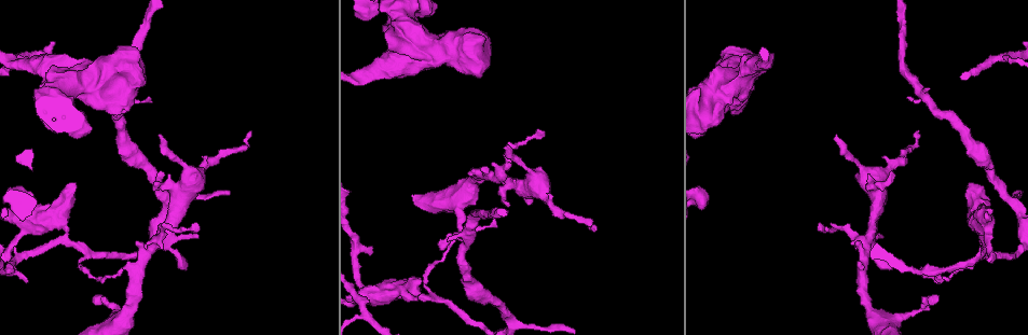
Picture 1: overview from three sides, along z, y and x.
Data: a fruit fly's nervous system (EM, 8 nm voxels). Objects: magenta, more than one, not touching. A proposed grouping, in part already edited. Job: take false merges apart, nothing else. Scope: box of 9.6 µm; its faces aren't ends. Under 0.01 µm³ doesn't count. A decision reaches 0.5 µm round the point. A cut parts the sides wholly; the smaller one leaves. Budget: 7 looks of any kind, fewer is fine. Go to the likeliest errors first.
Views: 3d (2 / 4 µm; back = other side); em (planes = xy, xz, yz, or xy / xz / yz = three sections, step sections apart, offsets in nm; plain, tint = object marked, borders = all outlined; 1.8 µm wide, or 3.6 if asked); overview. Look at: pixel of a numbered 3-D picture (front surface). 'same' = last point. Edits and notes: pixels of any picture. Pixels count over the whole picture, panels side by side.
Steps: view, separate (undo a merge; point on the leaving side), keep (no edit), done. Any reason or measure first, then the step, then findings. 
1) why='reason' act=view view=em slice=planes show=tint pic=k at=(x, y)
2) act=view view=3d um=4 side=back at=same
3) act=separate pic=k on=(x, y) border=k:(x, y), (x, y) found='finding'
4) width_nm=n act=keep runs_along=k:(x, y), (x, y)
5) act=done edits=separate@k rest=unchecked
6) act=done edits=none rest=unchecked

act=view view=3d um=4 pic=1 at=(99, 96)

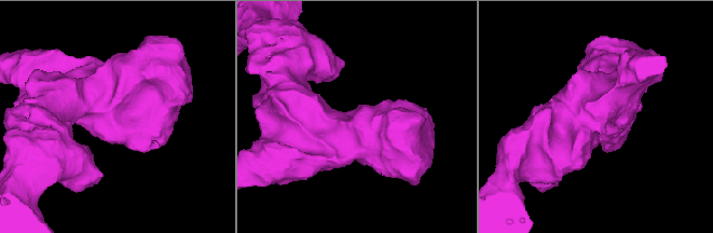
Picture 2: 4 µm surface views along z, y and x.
act=view view=em um=3.6 slice=planes show=tint pic=2 at=(112, 119)

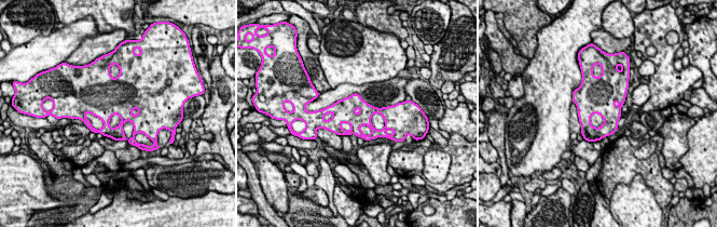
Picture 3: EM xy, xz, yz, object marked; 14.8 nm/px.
width_nm=340 act=keep found='all the same neuron'

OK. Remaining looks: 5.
why='four or more arms meet' act=view view=3d um=4 pic=1 at=(52, 221)

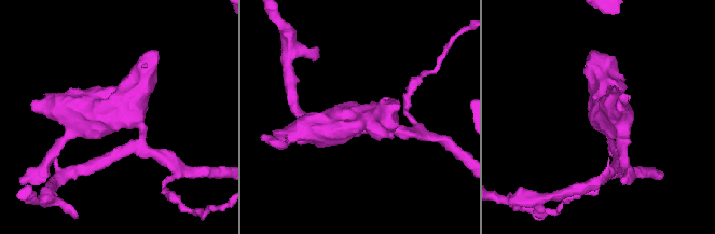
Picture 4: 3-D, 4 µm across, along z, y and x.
arms=4 act=view view=em um=3.6 slice=xy step=8 show=tint pic=4 at=(117, 112)

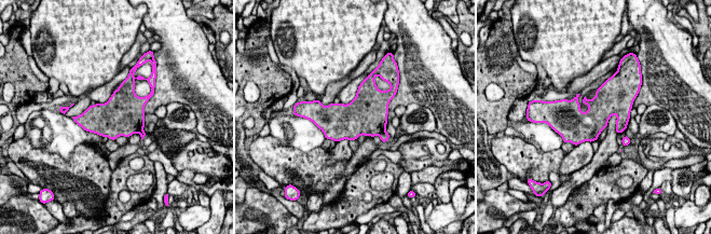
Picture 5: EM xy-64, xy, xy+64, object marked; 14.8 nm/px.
why='cut it another way' act=view view=em um=3.6 slice=planes show=tint at=same

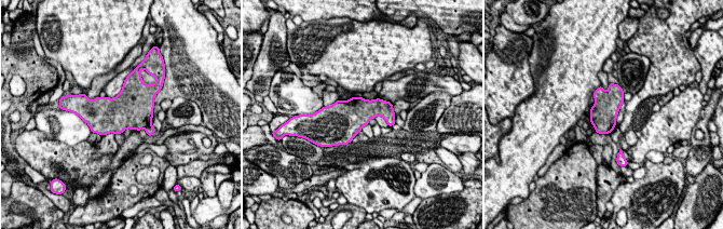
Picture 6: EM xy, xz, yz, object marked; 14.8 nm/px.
act=separate pic=6 on=(136, 113) found='two neurons meet here'

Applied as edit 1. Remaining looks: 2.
act=done edits=separate@6 rest=unchecked

